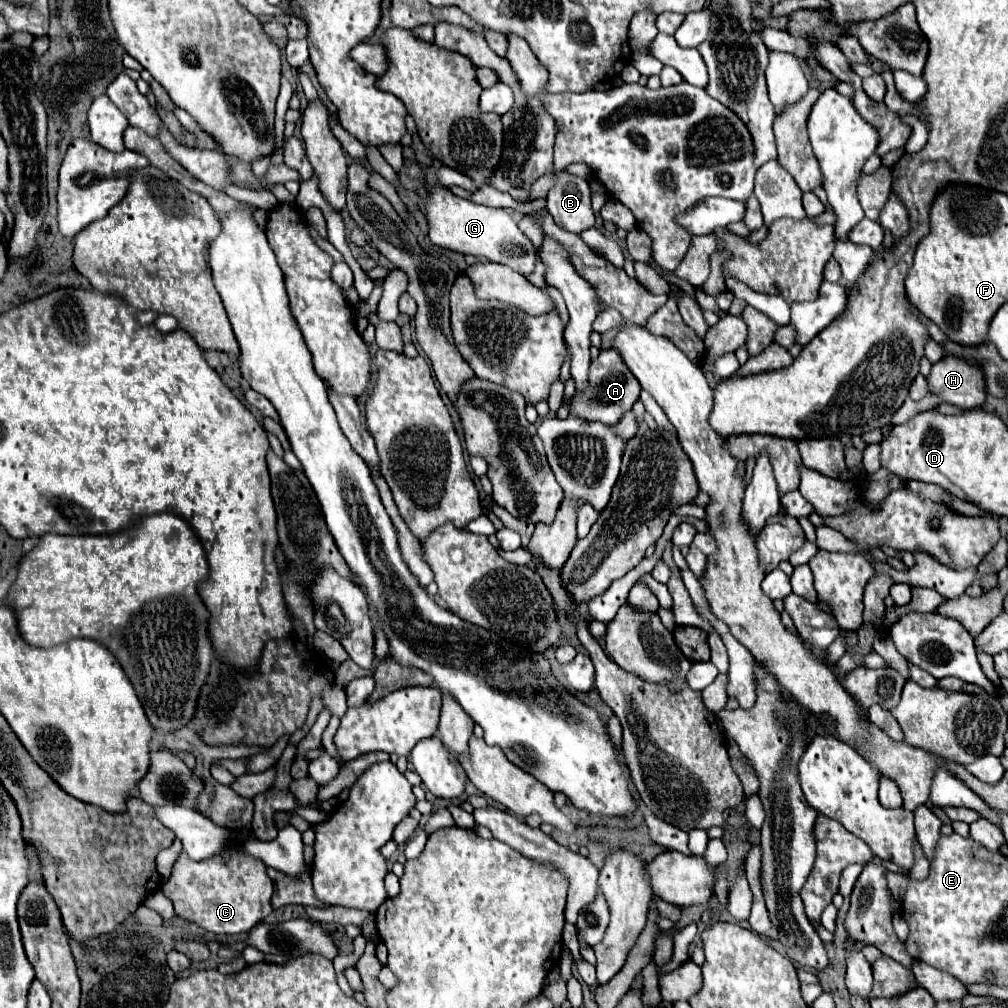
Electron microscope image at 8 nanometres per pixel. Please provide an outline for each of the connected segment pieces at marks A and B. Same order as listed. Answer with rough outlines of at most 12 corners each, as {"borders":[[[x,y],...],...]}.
{"borders":[[[613,348],[589,366],[569,414],[617,424],[641,386]],[[555,172],[547,210],[563,230],[593,228],[589,182]]]}

